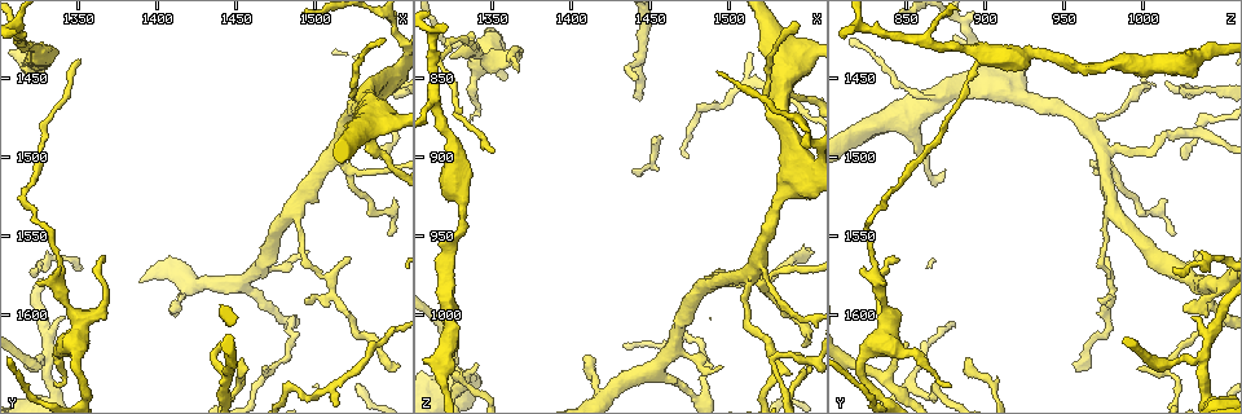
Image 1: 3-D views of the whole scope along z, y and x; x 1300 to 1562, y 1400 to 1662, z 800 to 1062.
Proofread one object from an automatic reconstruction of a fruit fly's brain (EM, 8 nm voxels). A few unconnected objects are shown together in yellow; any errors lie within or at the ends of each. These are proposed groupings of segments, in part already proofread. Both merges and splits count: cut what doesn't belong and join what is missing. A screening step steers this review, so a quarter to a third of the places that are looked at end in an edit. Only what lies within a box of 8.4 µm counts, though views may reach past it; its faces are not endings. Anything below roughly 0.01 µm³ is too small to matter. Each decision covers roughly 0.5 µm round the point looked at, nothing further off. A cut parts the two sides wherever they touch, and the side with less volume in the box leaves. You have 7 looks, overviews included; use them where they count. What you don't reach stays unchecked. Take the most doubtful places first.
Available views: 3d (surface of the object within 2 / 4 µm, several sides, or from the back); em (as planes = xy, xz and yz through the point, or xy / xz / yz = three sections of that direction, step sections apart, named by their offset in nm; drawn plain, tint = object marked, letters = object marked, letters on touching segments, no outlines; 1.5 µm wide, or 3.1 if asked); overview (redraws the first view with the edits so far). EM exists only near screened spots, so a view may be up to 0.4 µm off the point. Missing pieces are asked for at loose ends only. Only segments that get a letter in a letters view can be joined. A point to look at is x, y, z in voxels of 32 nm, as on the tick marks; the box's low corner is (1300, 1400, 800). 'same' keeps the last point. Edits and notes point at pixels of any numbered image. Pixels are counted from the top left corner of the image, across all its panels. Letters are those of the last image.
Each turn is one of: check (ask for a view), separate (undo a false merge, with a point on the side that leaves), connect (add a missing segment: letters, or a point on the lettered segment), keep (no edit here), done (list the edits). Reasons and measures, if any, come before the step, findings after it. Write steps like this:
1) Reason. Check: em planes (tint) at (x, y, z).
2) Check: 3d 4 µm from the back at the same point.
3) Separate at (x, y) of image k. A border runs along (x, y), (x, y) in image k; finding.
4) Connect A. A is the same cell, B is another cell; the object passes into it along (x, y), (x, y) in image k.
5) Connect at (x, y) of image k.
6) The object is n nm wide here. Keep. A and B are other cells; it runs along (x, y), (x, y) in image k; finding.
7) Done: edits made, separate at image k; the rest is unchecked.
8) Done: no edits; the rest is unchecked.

Calibre changes. Check: em yz step 4 (letters) at (1512, 1500, 974).

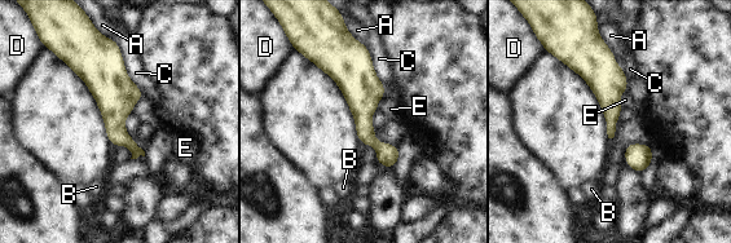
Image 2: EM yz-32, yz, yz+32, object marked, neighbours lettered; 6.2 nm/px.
The object is 160 nm wide here. Keep. A, B, C, D and E are other cells; one cell here.

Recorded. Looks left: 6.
Branch stops here. Check: em planes (plain) at (1442, 1616, 850).

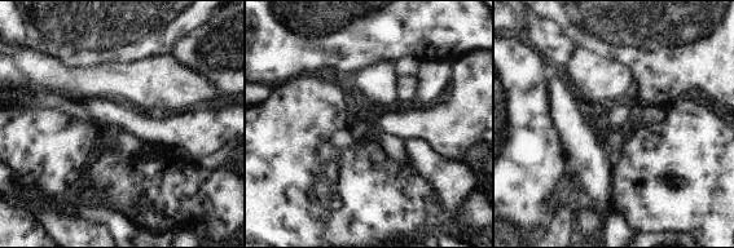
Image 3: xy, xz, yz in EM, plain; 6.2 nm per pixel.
Check: em planes (letters) at the same point.

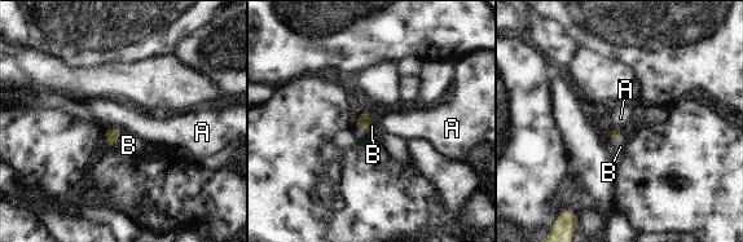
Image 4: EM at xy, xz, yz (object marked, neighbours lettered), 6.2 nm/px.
Connect B. B is the same cell, A is another cell; the object passes into it along (111, 135), (117, 140), (128, 145) in image 4; it goes on there.

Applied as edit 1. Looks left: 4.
Redraw. Check: overview.

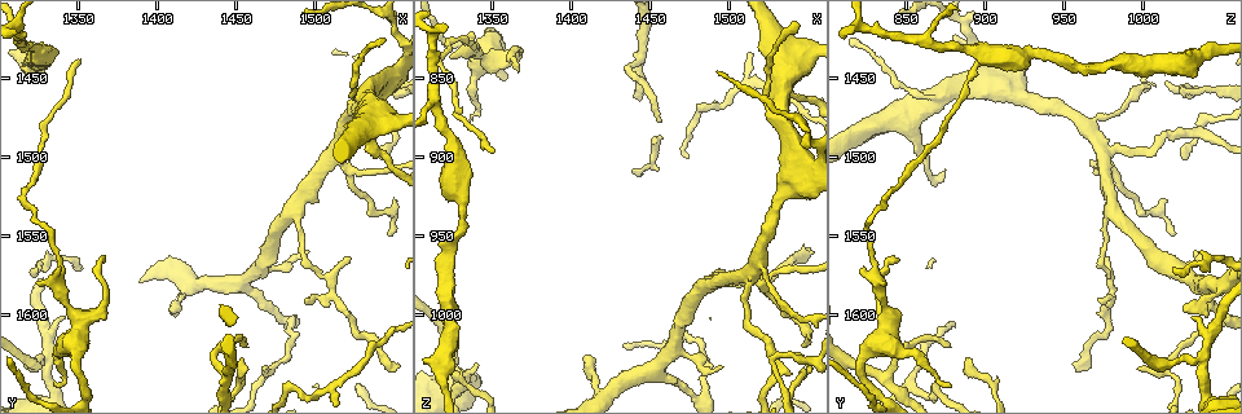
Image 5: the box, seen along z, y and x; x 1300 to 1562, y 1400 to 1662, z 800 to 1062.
Branch stops here. Check: 3d 2 µm at (1366, 1564, 844).

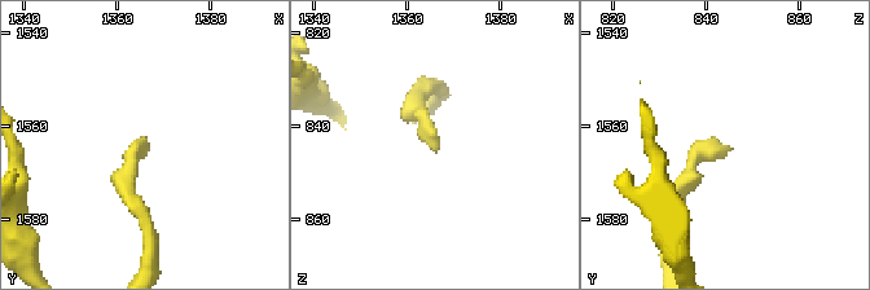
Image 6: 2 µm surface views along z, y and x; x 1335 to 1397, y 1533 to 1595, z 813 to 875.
Check: em planes (letters) at (1367, 1564, 844).

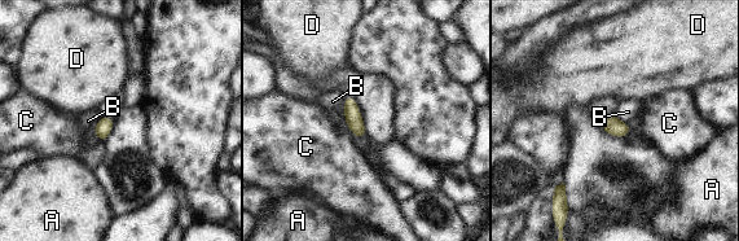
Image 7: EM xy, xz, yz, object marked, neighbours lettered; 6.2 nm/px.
The object is 100 nm wide here. Keep. A, B, C and D are other cells; a border runs along (343, 96), (343, 118), (350, 130) in image 7; no lettered segment goes on from it.

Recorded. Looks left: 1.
Done: edits made, connect at image 4; the rest is unchecked.

